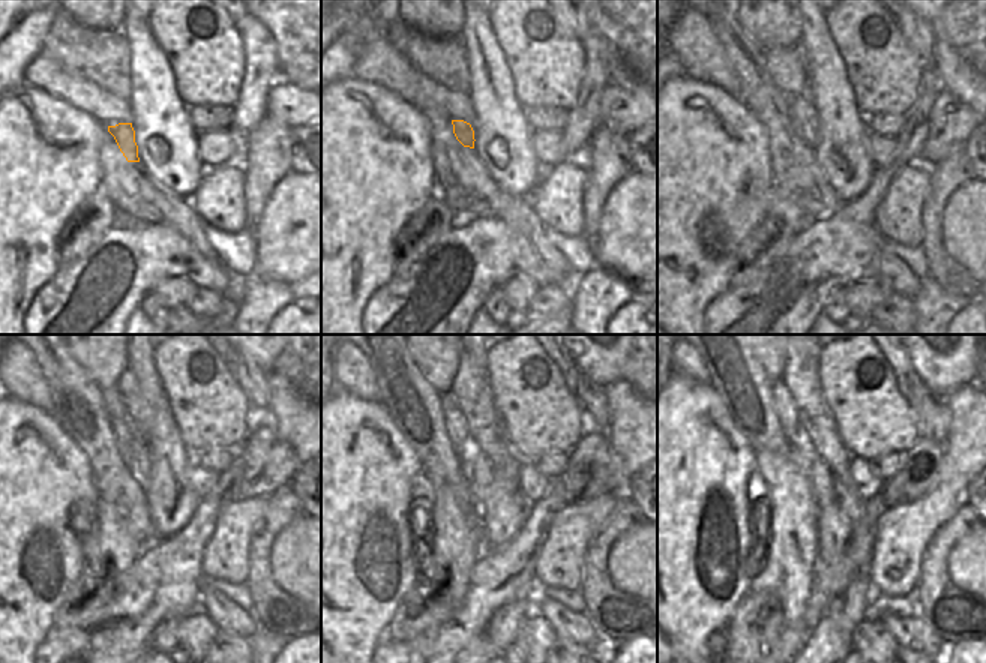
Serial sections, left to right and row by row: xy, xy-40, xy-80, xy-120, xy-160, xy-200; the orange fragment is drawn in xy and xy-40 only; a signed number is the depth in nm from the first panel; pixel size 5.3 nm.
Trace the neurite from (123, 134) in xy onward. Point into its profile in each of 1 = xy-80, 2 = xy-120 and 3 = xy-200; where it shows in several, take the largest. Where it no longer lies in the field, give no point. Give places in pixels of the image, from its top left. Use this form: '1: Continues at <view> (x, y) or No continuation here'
1: Continues at xy-80 (800, 129)
2: Continues at xy-120 (123, 432)
3: Continues at xy-200 (785, 408)

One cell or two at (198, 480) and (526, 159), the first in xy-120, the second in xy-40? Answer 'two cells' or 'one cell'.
two cells

